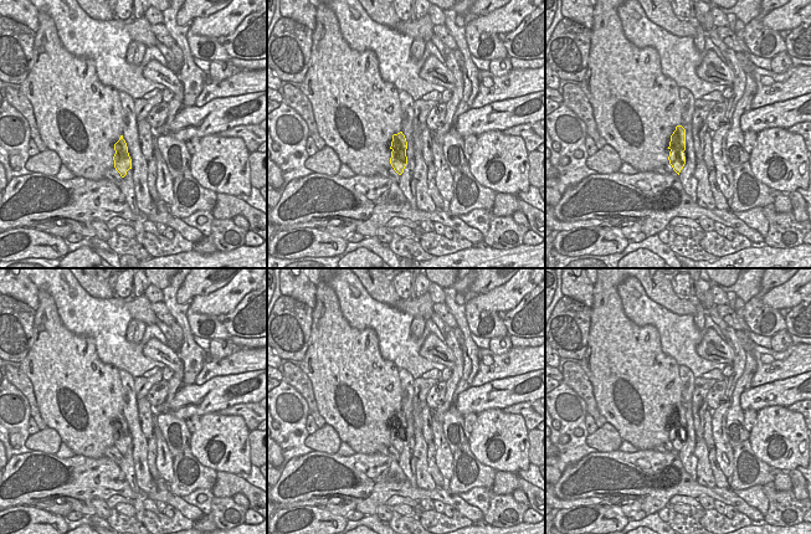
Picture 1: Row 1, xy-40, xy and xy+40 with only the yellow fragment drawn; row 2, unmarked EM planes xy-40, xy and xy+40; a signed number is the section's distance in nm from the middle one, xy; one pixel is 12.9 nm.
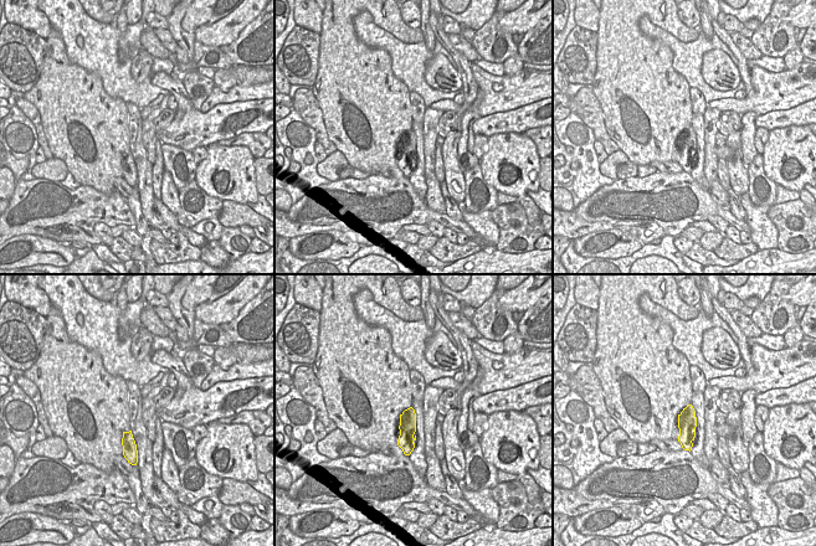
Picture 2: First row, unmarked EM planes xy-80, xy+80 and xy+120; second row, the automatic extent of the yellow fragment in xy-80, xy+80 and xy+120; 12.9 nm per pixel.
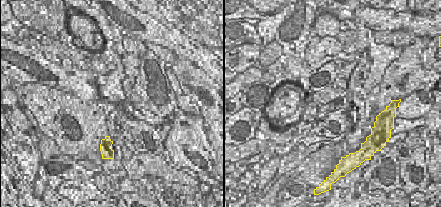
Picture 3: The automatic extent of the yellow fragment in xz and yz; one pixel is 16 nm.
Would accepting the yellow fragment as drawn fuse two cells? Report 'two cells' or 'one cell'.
one cell

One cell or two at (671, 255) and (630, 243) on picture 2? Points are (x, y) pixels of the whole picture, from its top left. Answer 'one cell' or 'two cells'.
two cells

